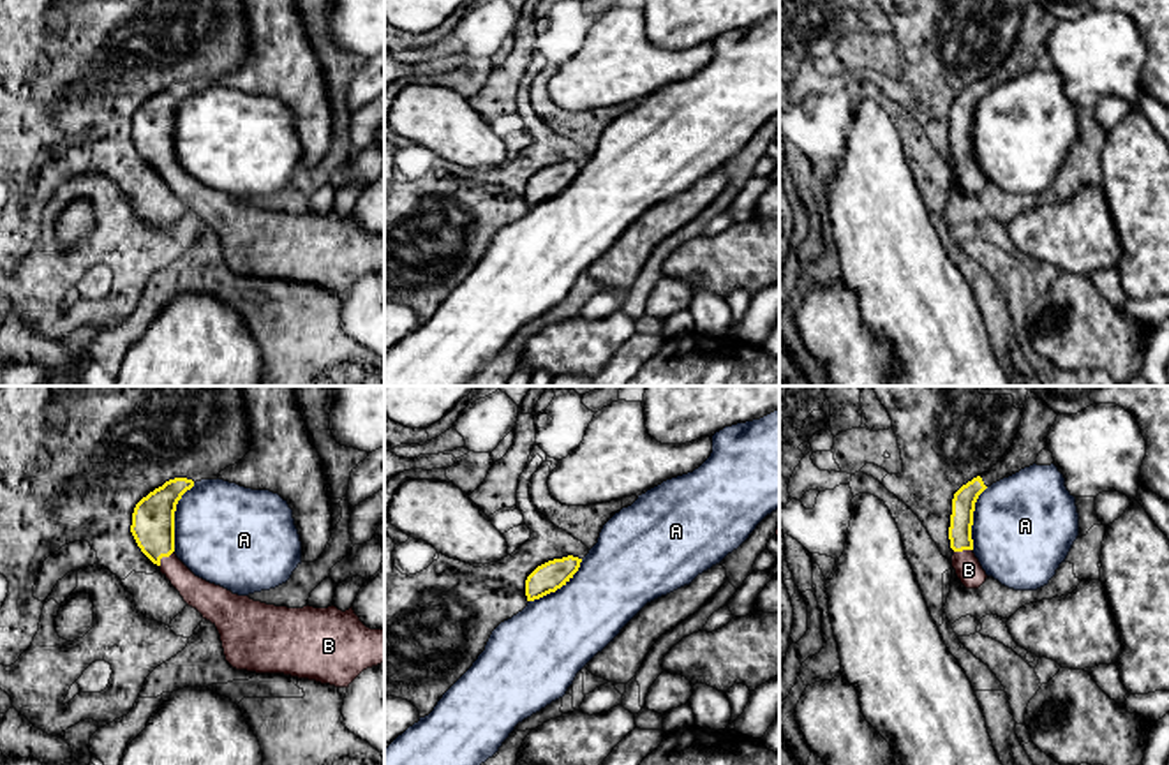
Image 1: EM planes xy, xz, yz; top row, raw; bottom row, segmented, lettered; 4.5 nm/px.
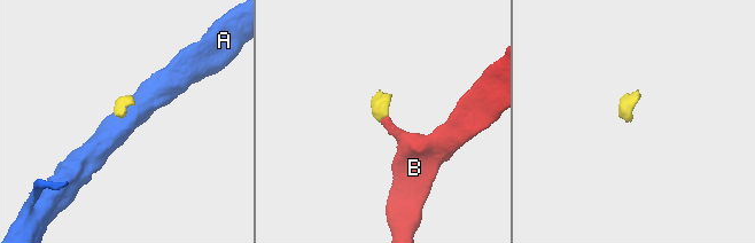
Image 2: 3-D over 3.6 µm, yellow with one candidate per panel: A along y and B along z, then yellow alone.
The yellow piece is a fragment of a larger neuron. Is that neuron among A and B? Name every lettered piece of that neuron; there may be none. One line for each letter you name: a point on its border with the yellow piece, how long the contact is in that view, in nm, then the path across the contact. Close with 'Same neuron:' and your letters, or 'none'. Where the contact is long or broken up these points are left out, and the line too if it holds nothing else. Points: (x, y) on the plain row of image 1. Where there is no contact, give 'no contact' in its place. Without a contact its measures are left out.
B: meets yellow in xy at (163, 161); contact 100 nm long; runs through xy (152, 133), (163, 161), (198, 198)
Same neuron: B

